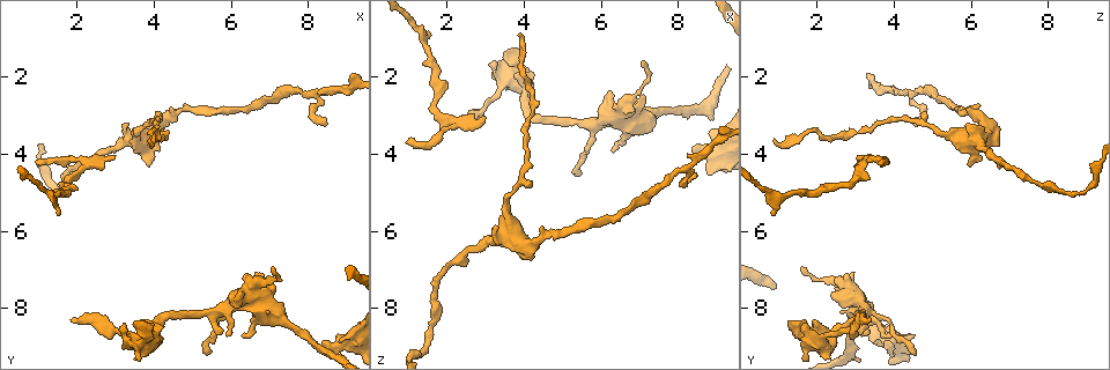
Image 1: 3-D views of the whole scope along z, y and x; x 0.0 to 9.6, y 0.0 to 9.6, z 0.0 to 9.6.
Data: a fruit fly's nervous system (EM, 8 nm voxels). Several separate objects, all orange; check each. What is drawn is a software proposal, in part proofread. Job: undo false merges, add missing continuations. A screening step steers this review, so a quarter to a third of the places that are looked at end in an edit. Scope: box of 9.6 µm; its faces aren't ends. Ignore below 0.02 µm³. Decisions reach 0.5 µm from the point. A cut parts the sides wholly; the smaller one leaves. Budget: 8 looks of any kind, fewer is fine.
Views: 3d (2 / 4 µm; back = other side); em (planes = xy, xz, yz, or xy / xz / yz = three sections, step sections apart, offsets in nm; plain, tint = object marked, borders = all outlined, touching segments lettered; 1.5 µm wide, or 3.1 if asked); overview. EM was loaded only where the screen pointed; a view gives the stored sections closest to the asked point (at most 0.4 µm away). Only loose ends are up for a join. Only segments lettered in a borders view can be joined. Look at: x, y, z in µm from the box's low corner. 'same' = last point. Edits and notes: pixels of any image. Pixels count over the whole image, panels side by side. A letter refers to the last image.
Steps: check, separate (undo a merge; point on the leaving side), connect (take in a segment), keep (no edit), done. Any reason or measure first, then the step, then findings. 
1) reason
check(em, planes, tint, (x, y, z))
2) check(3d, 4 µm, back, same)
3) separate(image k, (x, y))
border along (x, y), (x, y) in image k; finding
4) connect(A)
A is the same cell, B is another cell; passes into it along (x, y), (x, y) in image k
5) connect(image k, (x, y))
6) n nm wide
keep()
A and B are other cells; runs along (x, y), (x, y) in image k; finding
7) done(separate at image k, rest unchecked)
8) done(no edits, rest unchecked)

free end
check(3d, 4 µm, (8.80, 8.70, 4.55))

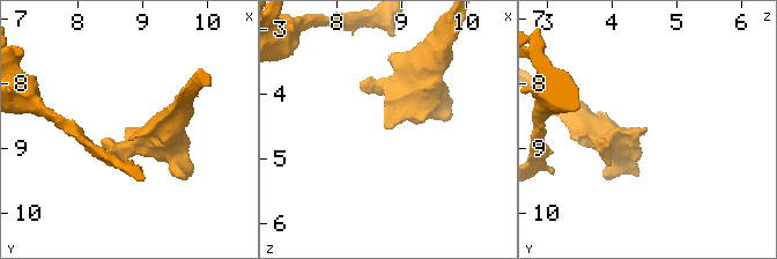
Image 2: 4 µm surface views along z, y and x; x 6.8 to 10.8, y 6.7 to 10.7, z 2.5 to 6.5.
check(em, xy, step 4, plain, (8.75, 8.75, 4.55))

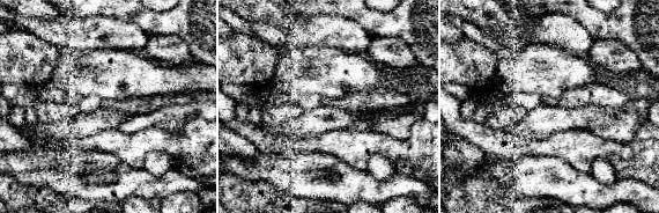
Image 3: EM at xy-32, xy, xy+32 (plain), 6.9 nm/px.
see the neighbours
check(em, xy, step 4, borders, same)

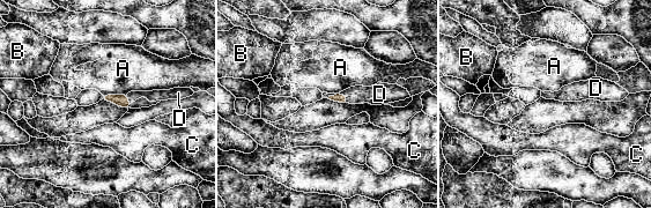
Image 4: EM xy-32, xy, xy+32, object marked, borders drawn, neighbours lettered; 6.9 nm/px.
connect(D)
D is the same cell, A, B and C are other cells; the neuron continues

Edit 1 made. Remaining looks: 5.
free end
check(3d, 4 µm, (6.20, 7.55, 2.40))

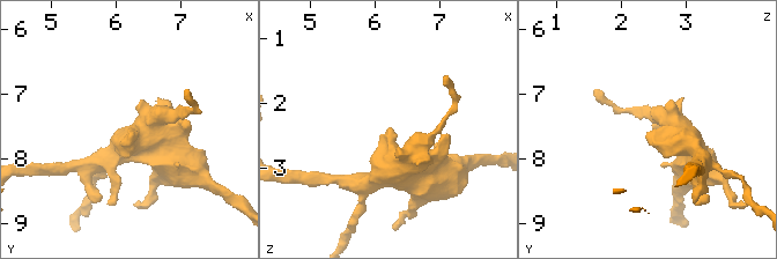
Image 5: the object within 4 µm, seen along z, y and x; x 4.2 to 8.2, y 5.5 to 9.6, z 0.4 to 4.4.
check(em, xz, step 8, borders, (6.20, 7.65, 2.35))

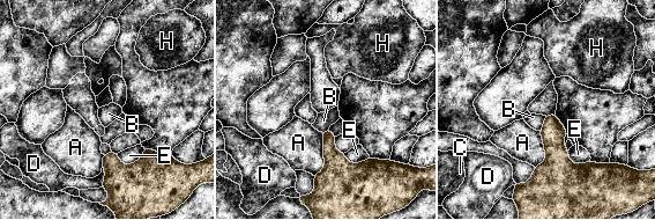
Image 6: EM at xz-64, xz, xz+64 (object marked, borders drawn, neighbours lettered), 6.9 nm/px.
keep()
A, B, C, D, E and H are other cells; border along (545, 116), (540, 131) in image 6; none of them fits

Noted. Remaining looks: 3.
branch stops here
check(3d, 4 µm, (3.90, 3.60, 0.85))

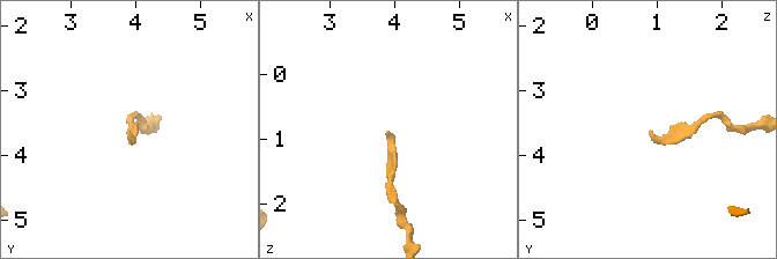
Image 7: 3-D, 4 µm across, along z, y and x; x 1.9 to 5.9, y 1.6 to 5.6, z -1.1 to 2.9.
check(em, xz, step 8, borders, (3.90, 3.60, 0.90))

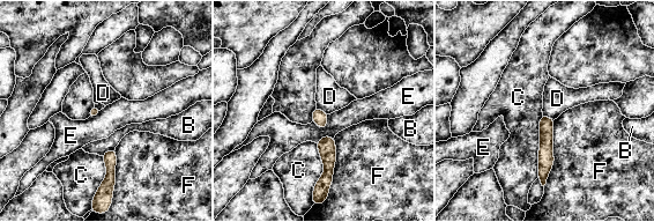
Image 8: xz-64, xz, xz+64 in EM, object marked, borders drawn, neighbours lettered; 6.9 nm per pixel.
check(em, planes, borders, same)

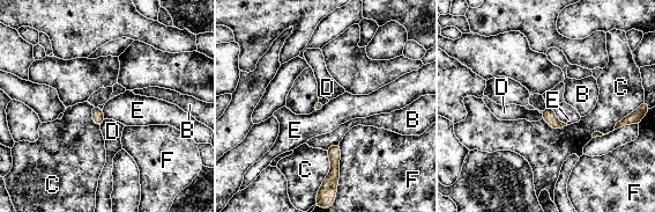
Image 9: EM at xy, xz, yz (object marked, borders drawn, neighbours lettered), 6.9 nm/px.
70 nm wide
keep()
B, C, D, E and F are other cells; border along (551, 107), (555, 115), (567, 124) in image 9; none of them fits

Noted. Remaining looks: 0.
done(connect at image 4, rest unchecked)

